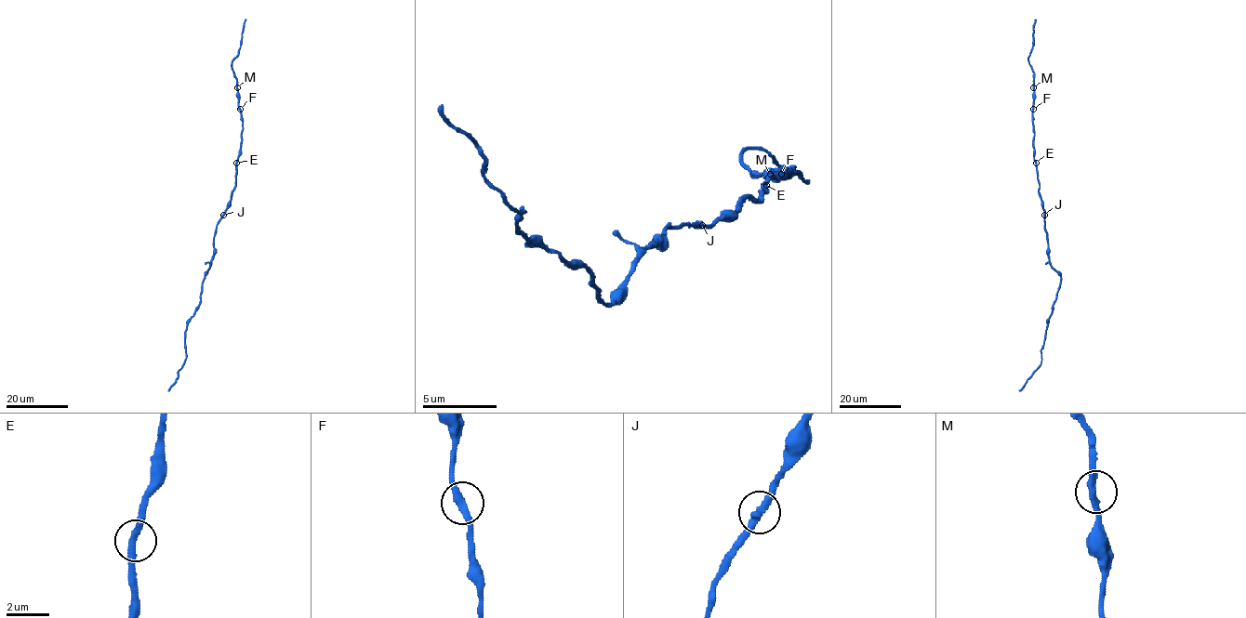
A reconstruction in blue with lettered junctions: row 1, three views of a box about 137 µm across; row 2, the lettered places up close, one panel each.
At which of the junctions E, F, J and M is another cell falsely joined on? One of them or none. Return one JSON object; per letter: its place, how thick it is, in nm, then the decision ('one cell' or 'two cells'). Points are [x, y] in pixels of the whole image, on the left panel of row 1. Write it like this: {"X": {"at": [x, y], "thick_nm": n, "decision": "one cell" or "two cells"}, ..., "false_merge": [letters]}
{"E": {"at": [236, 163], "thick_nm": 320, "decision": "one cell"}, "F": {"at": [240, 109], "thick_nm": 320, "decision": "one cell"}, "J": {"at": [223, 215], "thick_nm": 320, "decision": "one cell"}, "M": {"at": [237, 87], "thick_nm": 320, "decision": "one cell"}, "false_merge": []}

